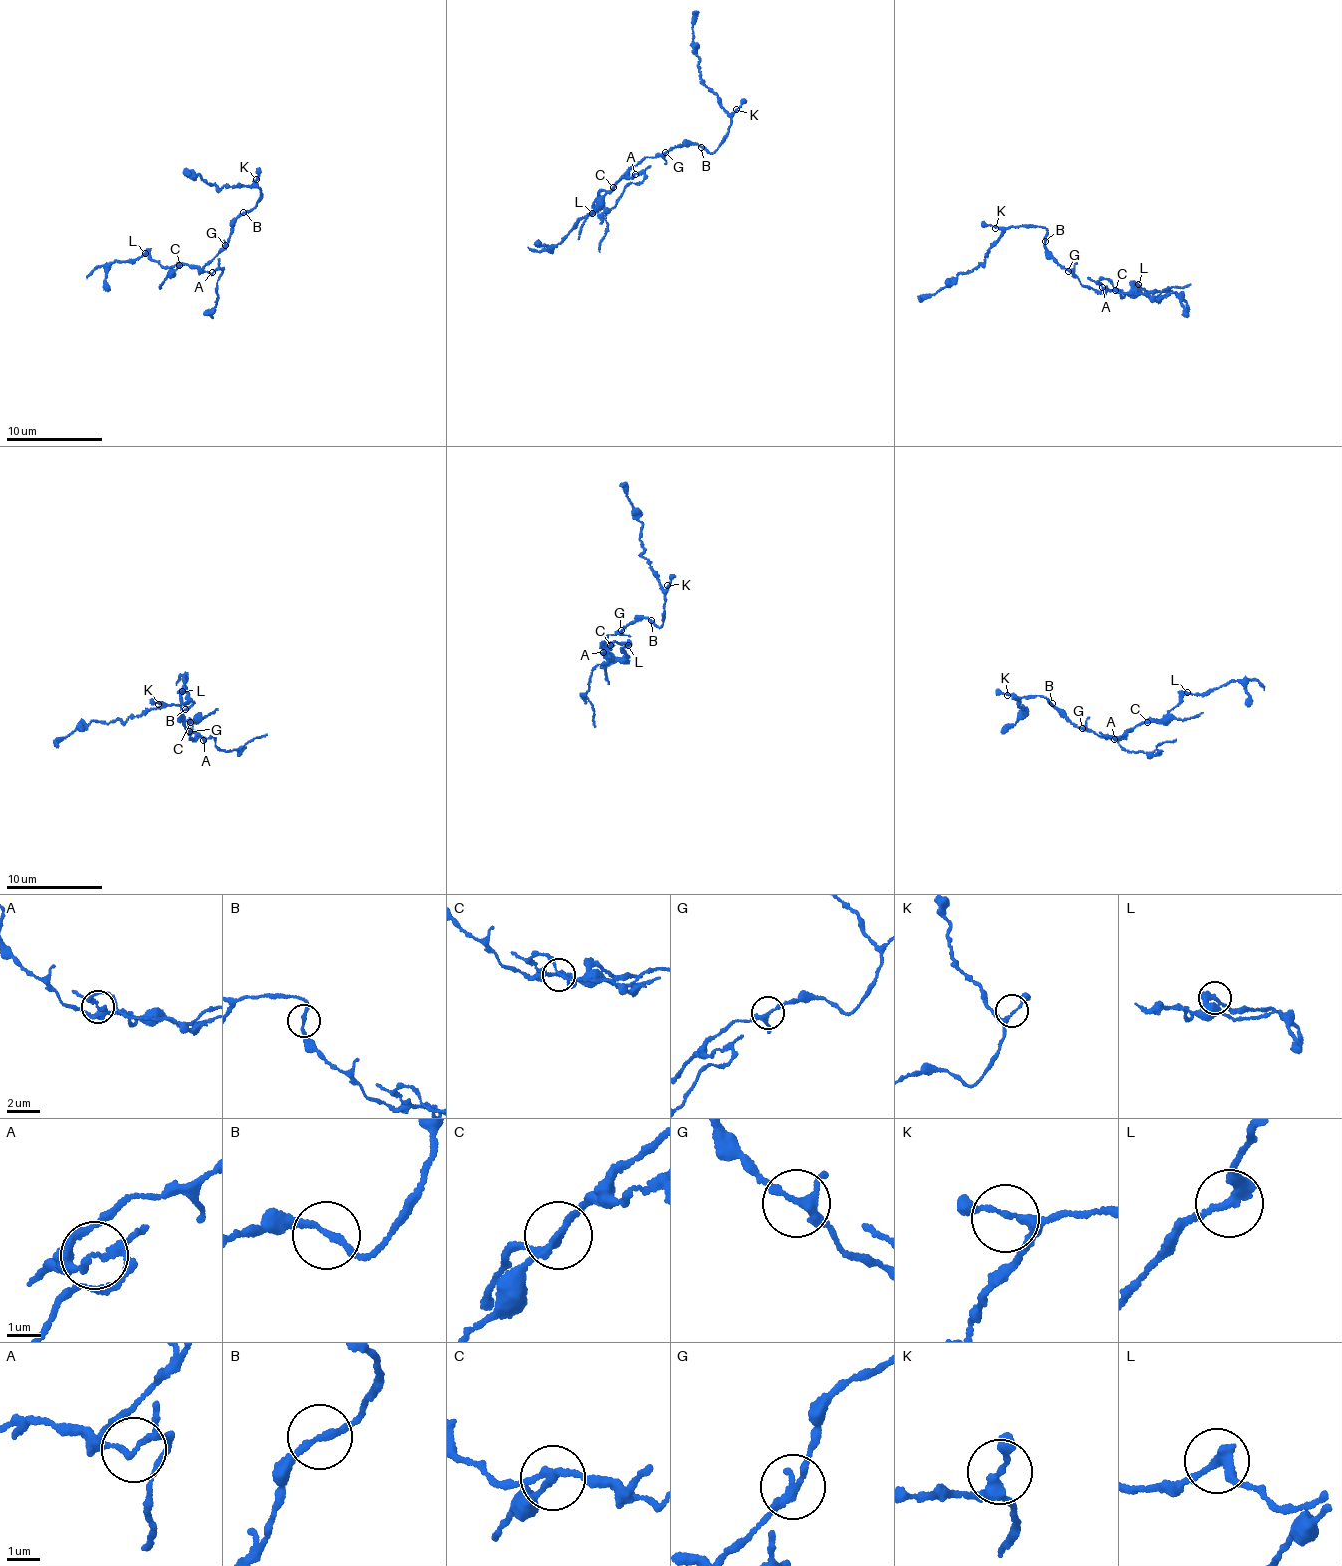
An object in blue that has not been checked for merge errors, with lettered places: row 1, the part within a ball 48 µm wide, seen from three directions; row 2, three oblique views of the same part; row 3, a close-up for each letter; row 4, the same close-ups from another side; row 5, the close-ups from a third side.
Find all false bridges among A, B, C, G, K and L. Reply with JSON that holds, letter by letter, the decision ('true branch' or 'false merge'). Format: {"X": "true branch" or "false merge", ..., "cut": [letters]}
{"A": "false merge", "B": "true branch", "C": "false merge", "G": "true branch", "K": "true branch", "L": "false merge", "cut": ["A", "C", "L"]}

